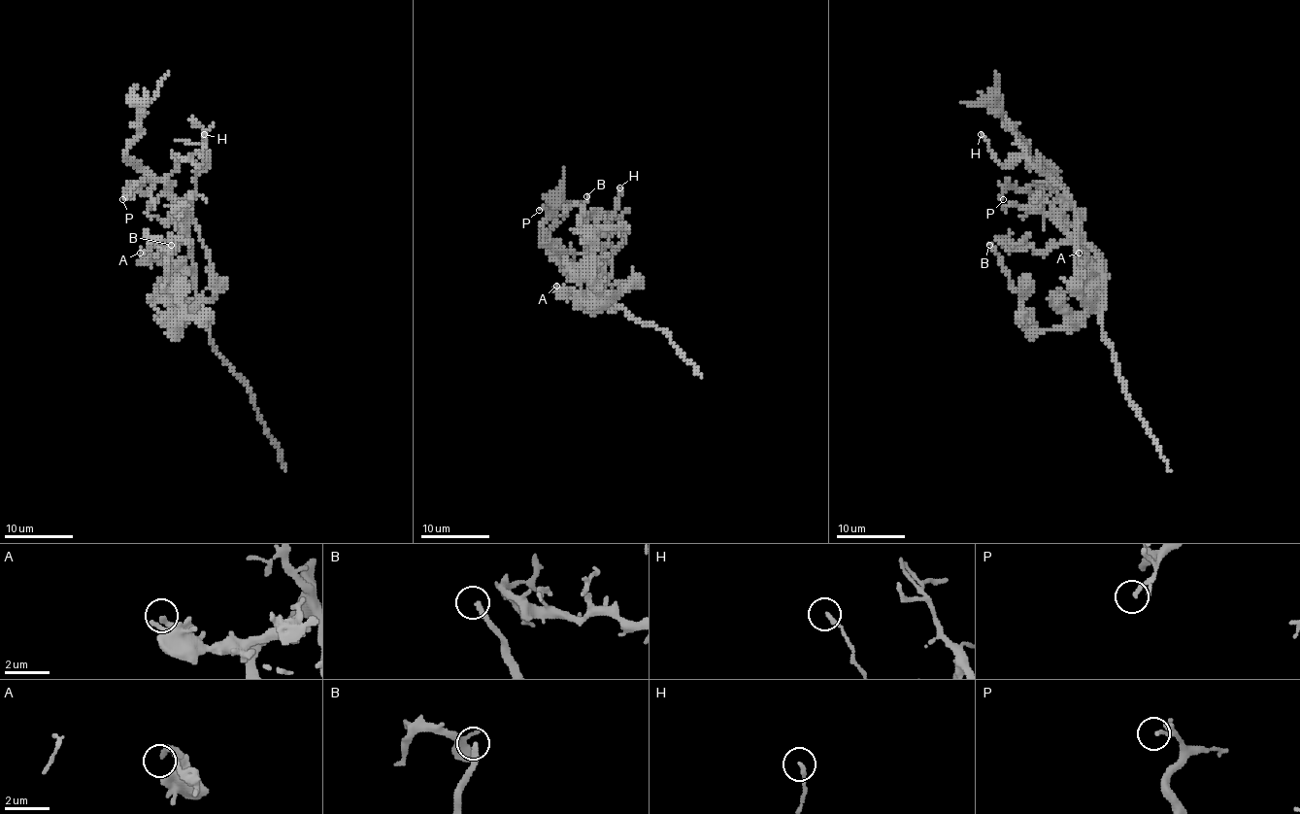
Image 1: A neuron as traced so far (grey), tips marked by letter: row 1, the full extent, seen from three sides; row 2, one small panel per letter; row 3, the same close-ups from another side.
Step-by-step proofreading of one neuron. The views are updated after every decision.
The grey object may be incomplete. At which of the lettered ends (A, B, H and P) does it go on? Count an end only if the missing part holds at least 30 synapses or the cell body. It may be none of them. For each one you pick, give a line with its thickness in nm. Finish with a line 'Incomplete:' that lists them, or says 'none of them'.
B: calibre 200 nm
Incomplete: B

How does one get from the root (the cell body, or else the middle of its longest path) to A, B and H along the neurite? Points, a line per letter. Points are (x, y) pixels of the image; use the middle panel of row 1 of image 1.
A: (586, 306), (592, 311), (595, 309), (592, 292), (563, 294), (556, 286)
B: (586, 306), (594, 311), (599, 301), (599, 287), (594, 282), (594, 234), (599, 226), (580, 223), (586, 196)
H: (586, 306), (599, 311), (630, 286), (610, 286), (611, 257), (624, 237), (608, 223), (619, 187)

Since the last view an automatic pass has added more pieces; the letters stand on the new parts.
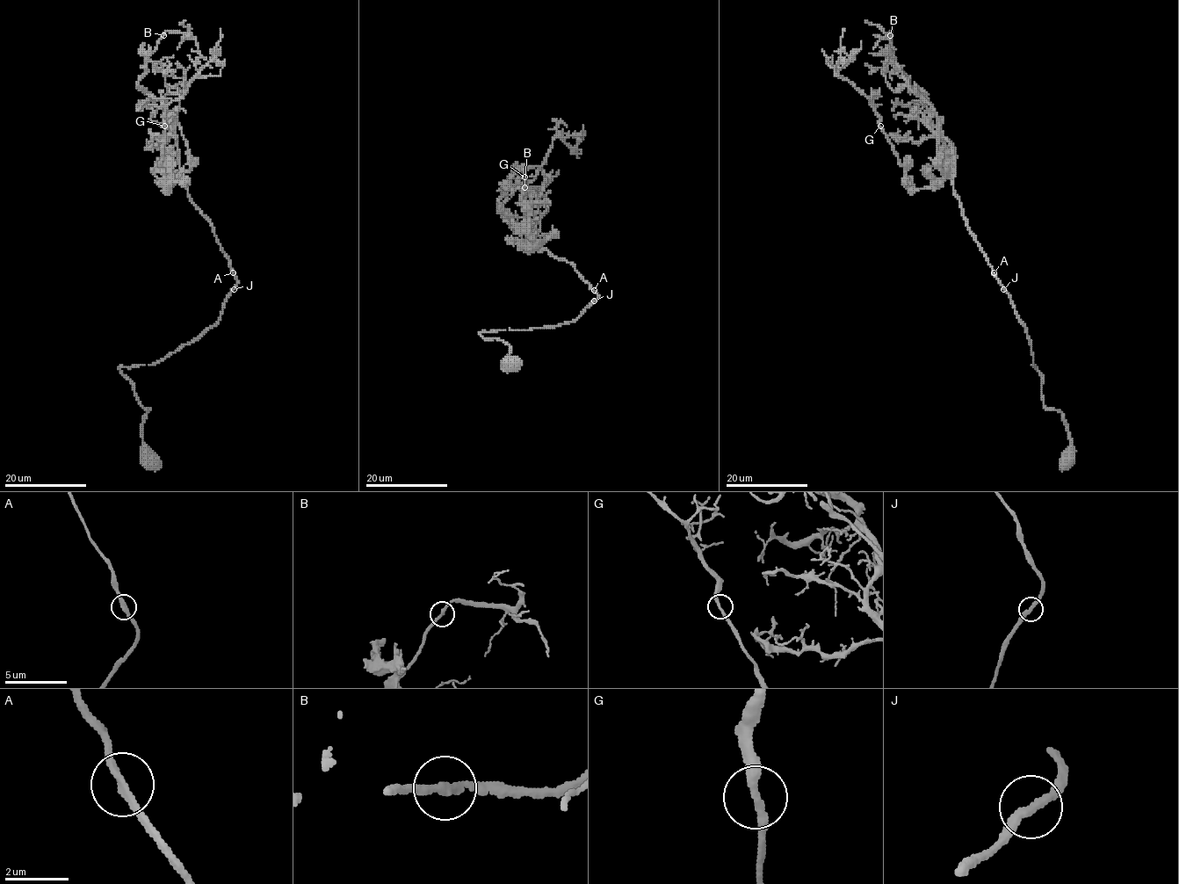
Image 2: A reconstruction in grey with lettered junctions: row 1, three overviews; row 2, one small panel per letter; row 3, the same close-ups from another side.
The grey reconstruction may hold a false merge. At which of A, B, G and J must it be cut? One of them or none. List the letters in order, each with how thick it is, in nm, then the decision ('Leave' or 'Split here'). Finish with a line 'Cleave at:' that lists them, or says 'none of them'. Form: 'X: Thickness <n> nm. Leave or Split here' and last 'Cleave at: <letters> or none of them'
A: Thickness 240 nm. Leave
B: Thickness 260 nm. Leave
G: Thickness 260 nm. Leave
J: Thickness 280 nm. Leave
Cleave at: none of them

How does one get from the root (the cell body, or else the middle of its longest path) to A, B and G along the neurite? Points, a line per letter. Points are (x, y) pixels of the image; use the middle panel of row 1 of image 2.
A: (510, 364), (503, 366), (509, 347), (498, 338), (485, 338), (482, 331), (566, 324), (598, 297), (594, 291)
B: (510, 364), (482, 331), (566, 324), (598, 297), (503, 217), (524, 187)
G: (510, 364), (509, 347), (482, 331), (566, 324), (598, 297), (534, 236), (524, 248), (532, 245), (525, 177)

